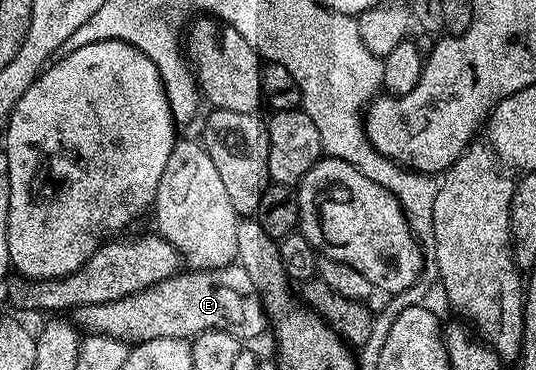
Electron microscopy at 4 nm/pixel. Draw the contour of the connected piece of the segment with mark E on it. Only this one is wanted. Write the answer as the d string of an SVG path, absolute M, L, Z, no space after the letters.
M232 265L213 271L189 269L184 273L171 275L149 289L141 289L117 301L74 308L74 326L87 335L104 335L126 345L157 341L161 337L191 341L206 331L224 331L240 341L247 341L268 330L263 298L243 267Z

